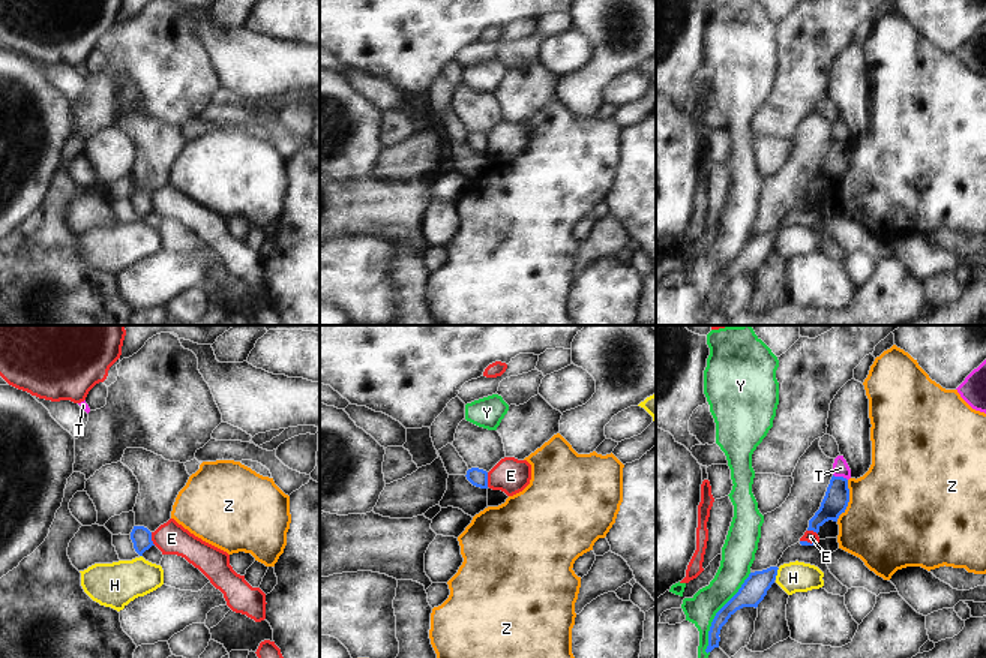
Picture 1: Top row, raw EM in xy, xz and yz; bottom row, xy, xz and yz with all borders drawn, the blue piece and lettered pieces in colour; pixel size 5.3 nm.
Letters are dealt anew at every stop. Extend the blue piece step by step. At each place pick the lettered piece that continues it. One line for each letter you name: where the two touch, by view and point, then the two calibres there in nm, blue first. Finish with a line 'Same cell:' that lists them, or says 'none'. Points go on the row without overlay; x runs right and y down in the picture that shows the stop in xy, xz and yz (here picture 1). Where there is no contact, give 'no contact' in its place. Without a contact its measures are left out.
Same cell: none

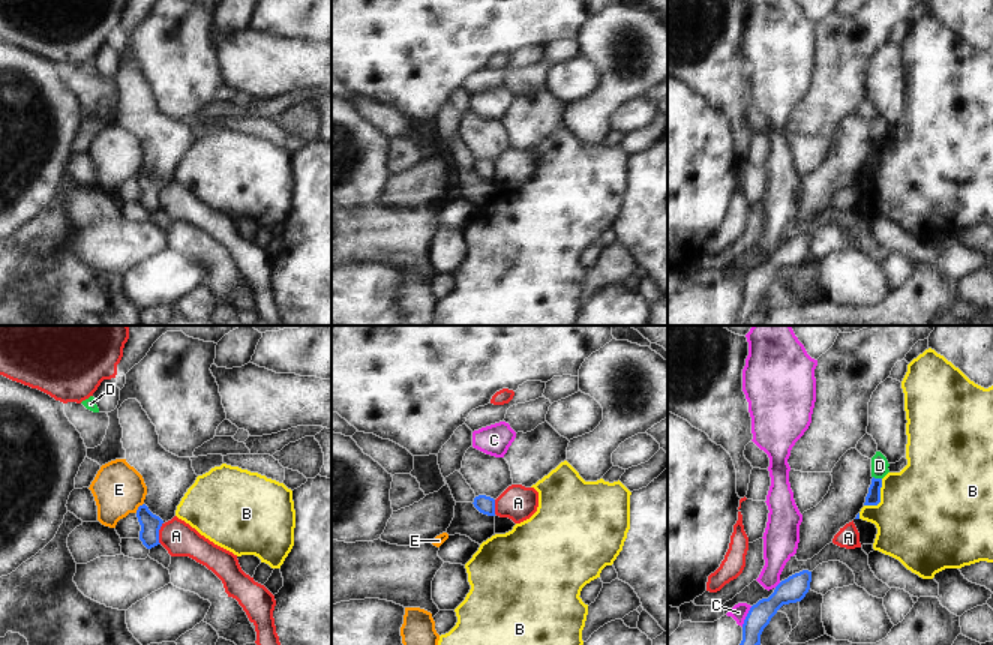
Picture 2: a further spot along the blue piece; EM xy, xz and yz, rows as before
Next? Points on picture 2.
Same cell: none

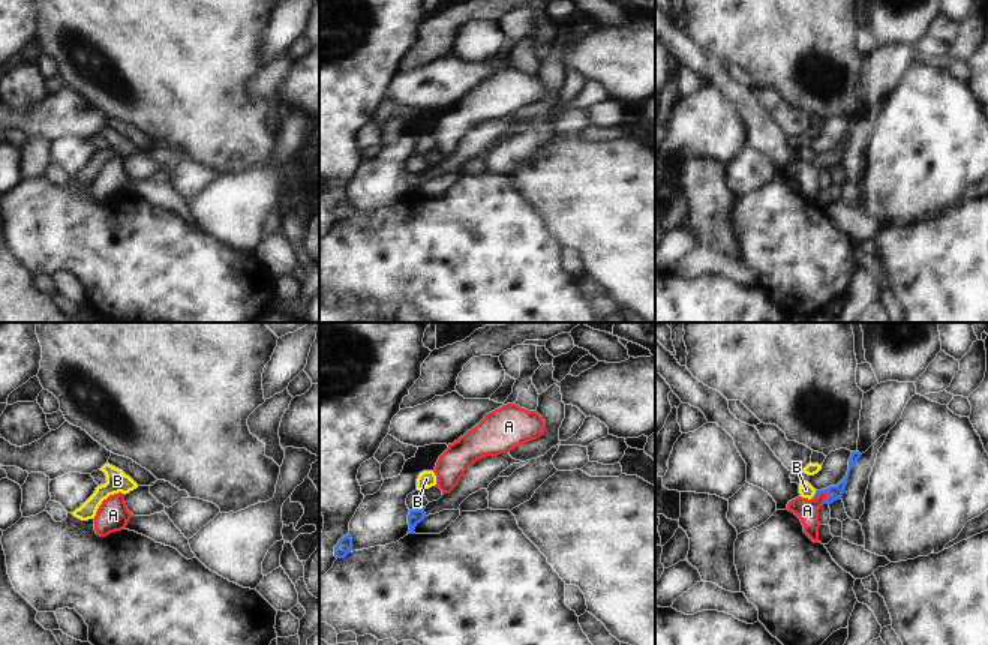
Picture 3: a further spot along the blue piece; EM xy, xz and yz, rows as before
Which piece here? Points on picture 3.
A: meets blue in yz at (819, 156); 80 nm thick on the blue side, 120 nm on the other
Same cell: A

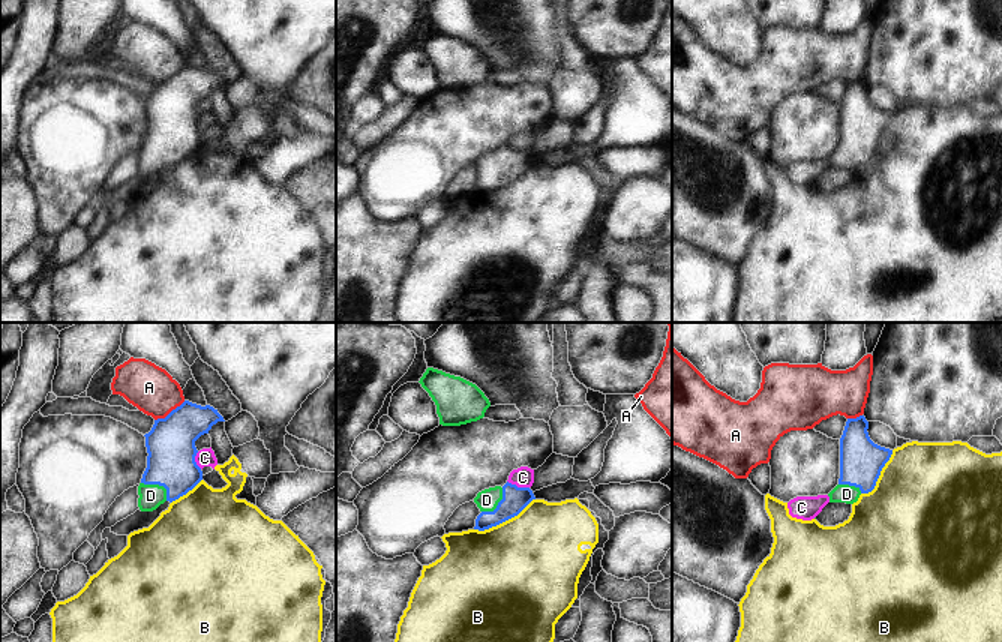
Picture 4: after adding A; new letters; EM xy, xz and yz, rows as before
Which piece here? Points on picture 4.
D: meets blue in xy at (159, 149); 260 nm thick on the blue side, 130 nm on the other
Same cell: D

